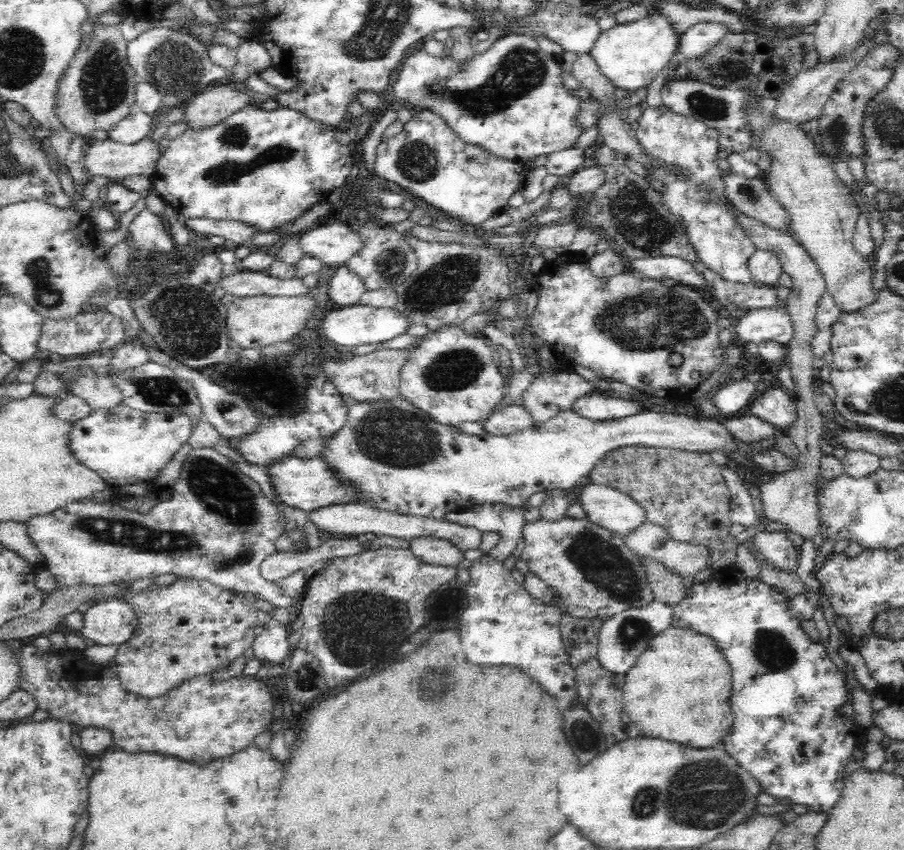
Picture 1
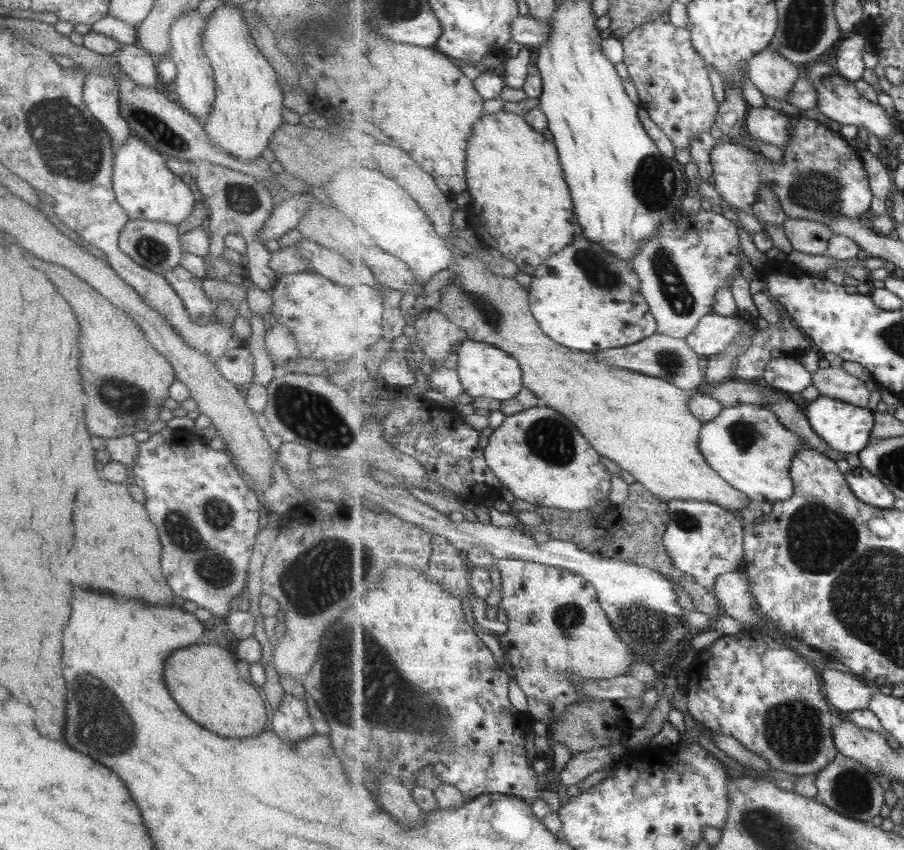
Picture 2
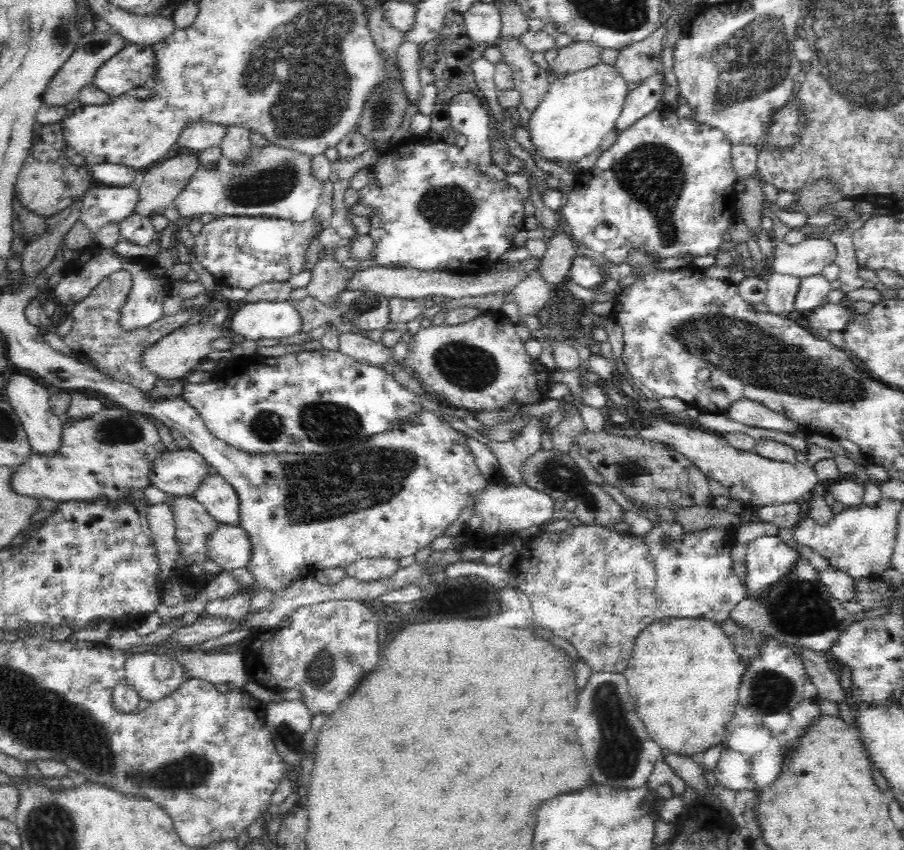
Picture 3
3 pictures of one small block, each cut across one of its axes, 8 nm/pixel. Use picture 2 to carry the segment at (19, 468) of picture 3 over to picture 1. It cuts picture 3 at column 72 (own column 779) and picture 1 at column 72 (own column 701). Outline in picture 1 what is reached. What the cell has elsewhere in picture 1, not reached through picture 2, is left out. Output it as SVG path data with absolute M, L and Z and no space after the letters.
M126 403L110 410L91 410L91 413L77 421L70 431L70 450L84 466L95 470L108 485L114 489L156 480L159 472L173 459L173 456L187 443L188 437L194 430L194 420L184 413L158 413L140 411L130 408Z

